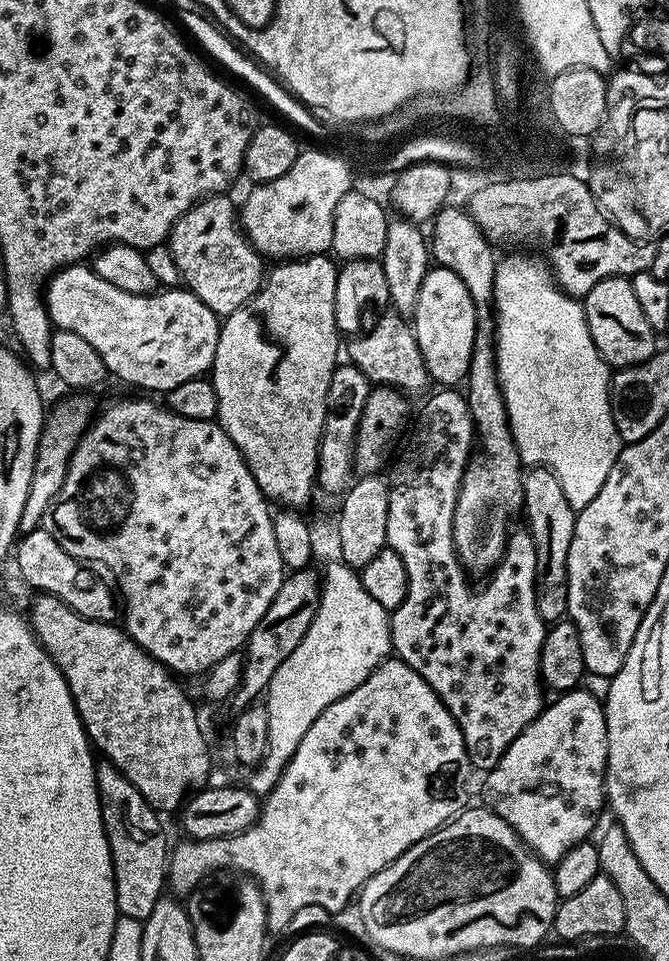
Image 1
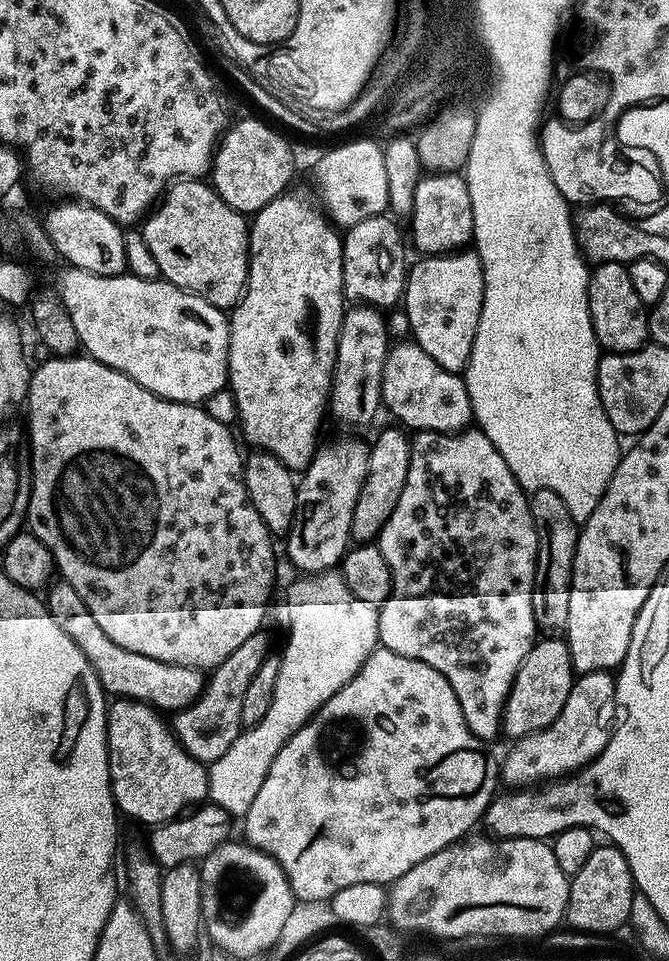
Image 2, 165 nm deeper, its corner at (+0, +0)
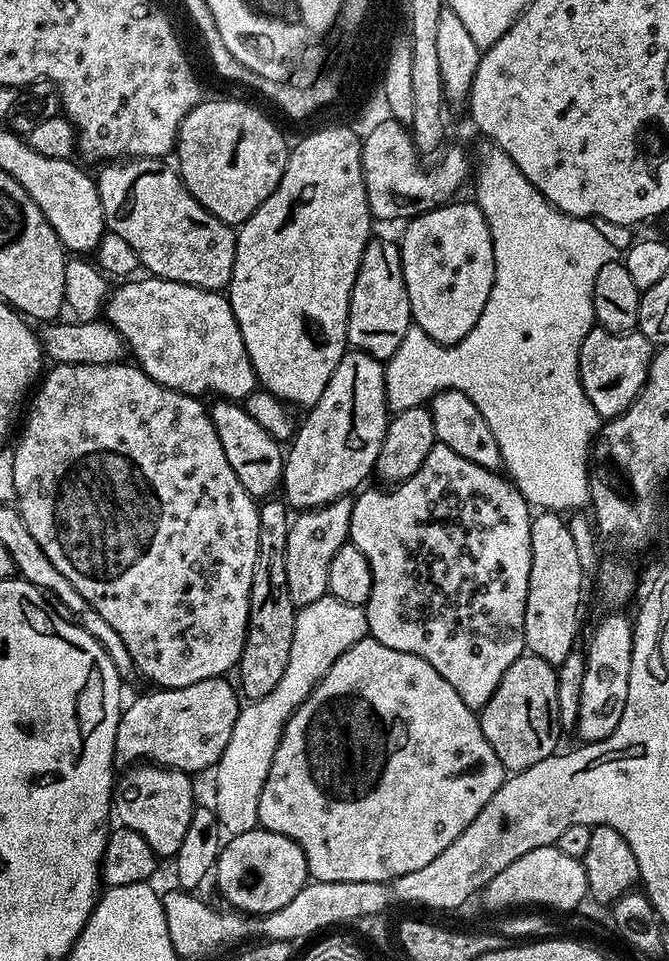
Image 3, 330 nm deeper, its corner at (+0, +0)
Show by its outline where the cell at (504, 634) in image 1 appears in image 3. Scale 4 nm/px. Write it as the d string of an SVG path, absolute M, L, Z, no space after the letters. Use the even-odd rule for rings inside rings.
M438 442L432 447L430 454L426 454L426 462L422 462L422 466L409 480L404 480L401 484L384 490L388 492L379 492L376 488L365 487L353 499L350 514L349 541L354 546L358 546L358 550L366 554L366 562L370 562L372 589L366 611L371 639L382 642L382 646L390 646L390 650L402 650L406 654L414 654L430 662L430 666L434 666L434 670L438 670L438 674L442 674L442 678L446 678L446 682L450 682L450 686L458 690L462 702L466 702L466 706L474 710L482 709L486 706L486 702L490 702L498 682L502 682L502 674L526 652L524 615L526 614L526 590L530 582L530 562L532 561L530 558L530 526L534 512L511 479L503 475L500 477L500 475L499 471L484 469L470 462L469 459L462 458L461 454L456 454L449 446Z

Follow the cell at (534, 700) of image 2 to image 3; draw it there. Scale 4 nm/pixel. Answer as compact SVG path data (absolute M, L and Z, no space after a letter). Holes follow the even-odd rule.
M531 654L518 657L502 674L490 702L479 709L480 725L486 742L498 754L498 762L509 773L521 772L557 751L562 729L558 718L556 668Z

